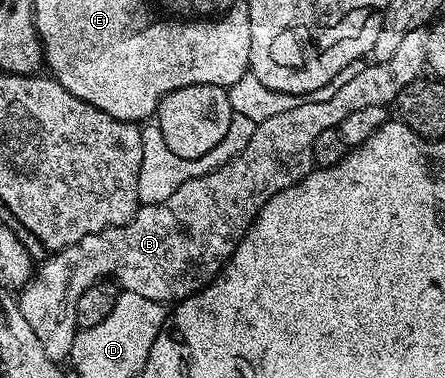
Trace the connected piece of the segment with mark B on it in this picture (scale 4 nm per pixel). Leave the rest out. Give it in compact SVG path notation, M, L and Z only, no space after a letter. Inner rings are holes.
M427 30L409 32L409 36L405 36L401 48L393 57L370 65L360 74L353 75L336 92L335 98L327 98L324 102L303 100L300 101L303 102L300 106L291 106L280 114L269 115L264 122L260 121L244 150L226 165L210 174L188 179L161 203L140 205L134 218L123 226L110 226L108 230L85 236L85 240L81 240L75 246L66 246L51 256L40 270L38 267L37 280L32 281L23 290L27 298L35 298L35 306L39 306L39 310L31 310L31 314L25 317L25 320L29 320L33 332L37 332L37 340L41 340L43 346L51 346L55 354L62 354L66 359L71 348L72 337L77 330L75 325L77 300L81 300L81 296L90 286L104 280L114 279L116 283L129 288L130 293L164 304L184 302L186 298L192 298L194 294L211 285L222 274L223 267L231 261L231 257L243 243L243 237L248 230L255 225L261 208L265 208L265 204L282 190L295 186L311 173L316 165L314 145L317 136L338 127L347 116L360 111L361 108L387 106L394 103L399 93L410 82L416 82L421 77L427 66Z

